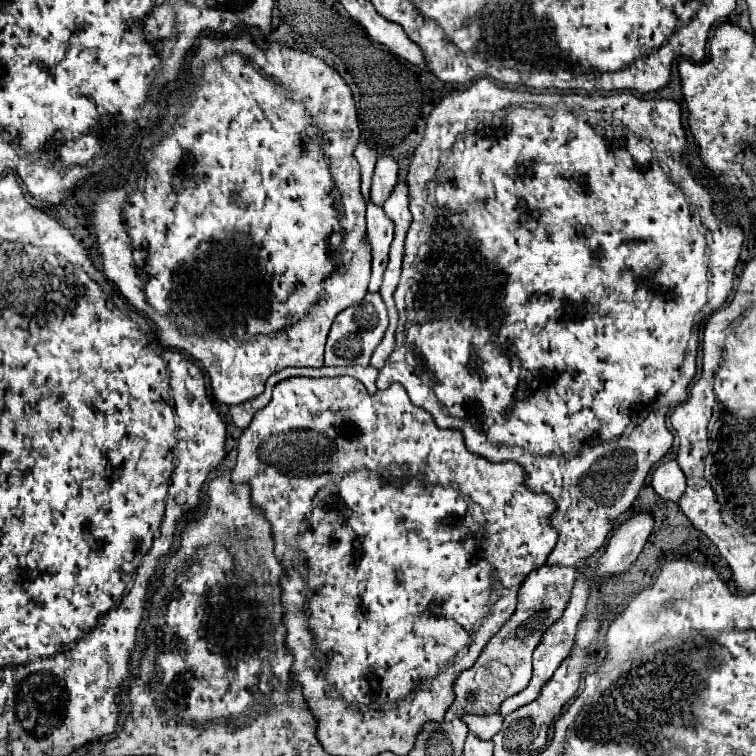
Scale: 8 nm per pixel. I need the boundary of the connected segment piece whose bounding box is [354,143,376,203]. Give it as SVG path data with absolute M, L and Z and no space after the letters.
M360 143L356 147L356 161L360 165L360 191L362 191L362 197L364 201L368 203L370 199L370 179L372 179L372 173L374 173L374 165L376 165L376 153L366 145L366 143Z

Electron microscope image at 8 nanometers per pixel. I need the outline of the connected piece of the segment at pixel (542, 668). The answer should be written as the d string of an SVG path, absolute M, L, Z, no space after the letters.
M580 565L580 567L578 567L578 579L576 579L576 583L574 583L572 597L570 597L570 601L568 601L568 607L566 607L564 615L558 619L558 623L554 623L554 625L552 625L552 627L544 633L542 643L540 643L540 645L536 647L536 651L534 651L534 675L532 675L532 679L530 679L528 687L526 687L524 691L520 691L518 695L510 697L508 701L504 701L504 703L500 705L500 711L498 711L498 713L500 713L502 717L506 717L506 715L514 713L516 709L520 709L522 705L528 705L530 701L534 701L534 699L540 695L542 685L546 685L546 683L550 681L550 677L554 675L554 671L562 665L562 661L564 661L564 659L568 657L568 653L572 651L572 645L574 645L574 635L576 635L578 623L582 621L582 615L584 615L584 611L586 611L586 603L588 603L590 589L592 589L592 585L590 585L590 583L586 583L584 573L586 573L586 569L582 569L582 565Z

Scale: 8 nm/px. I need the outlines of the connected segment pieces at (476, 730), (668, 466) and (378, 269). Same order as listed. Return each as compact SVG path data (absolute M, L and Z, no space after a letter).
M466 713L462 719L466 721L470 733L480 737L482 741L492 739L502 727L502 719L498 713L494 713L494 715L468 715Z
M664 461L652 473L652 489L666 501L678 501L686 489L684 473L676 461Z
M368 203L366 209L366 241L372 247L372 277L368 291L374 293L382 285L382 275L388 265L388 249L394 237L394 225L384 215L382 207L376 207L374 203Z

